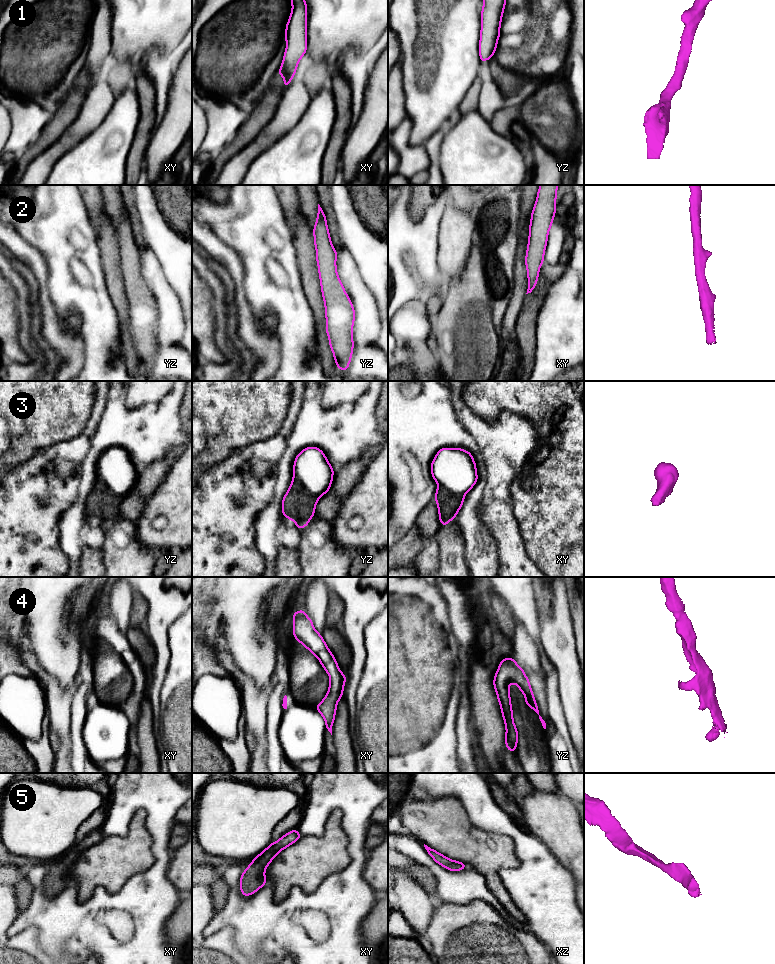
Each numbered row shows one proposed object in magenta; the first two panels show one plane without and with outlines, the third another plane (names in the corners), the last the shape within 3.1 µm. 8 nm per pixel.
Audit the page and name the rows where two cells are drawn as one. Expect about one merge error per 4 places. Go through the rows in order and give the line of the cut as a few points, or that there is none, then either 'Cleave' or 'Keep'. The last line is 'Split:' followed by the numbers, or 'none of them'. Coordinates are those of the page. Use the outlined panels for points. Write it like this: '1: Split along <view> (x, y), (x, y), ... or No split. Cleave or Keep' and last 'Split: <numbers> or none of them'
1: No split. Keep
2: No split. Keep
3: No split. Keep
4: No split. Keep
5: No split. Keep
Split: none of them

